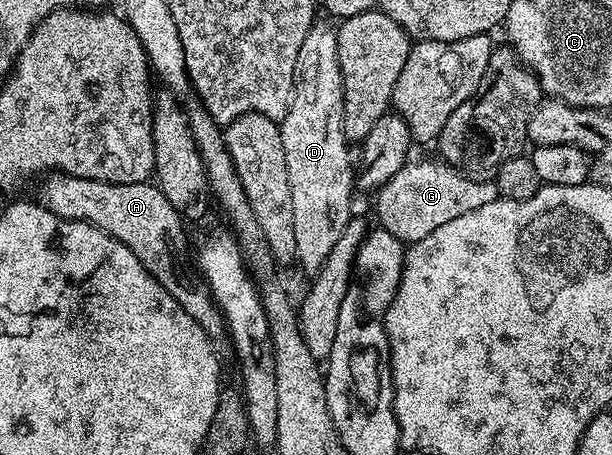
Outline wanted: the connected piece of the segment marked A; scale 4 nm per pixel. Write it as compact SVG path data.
M49 172L44 175L41 187L35 195L36 201L43 208L55 212L55 216L90 222L95 228L107 232L115 240L119 240L131 252L135 252L135 260L147 268L147 272L164 288L174 300L181 305L183 312L203 328L210 339L225 338L225 320L217 309L213 295L209 293L204 281L193 279L193 274L185 270L185 226L182 211L176 210L163 196L163 192L152 181L135 184L111 184L103 180L87 180Z

